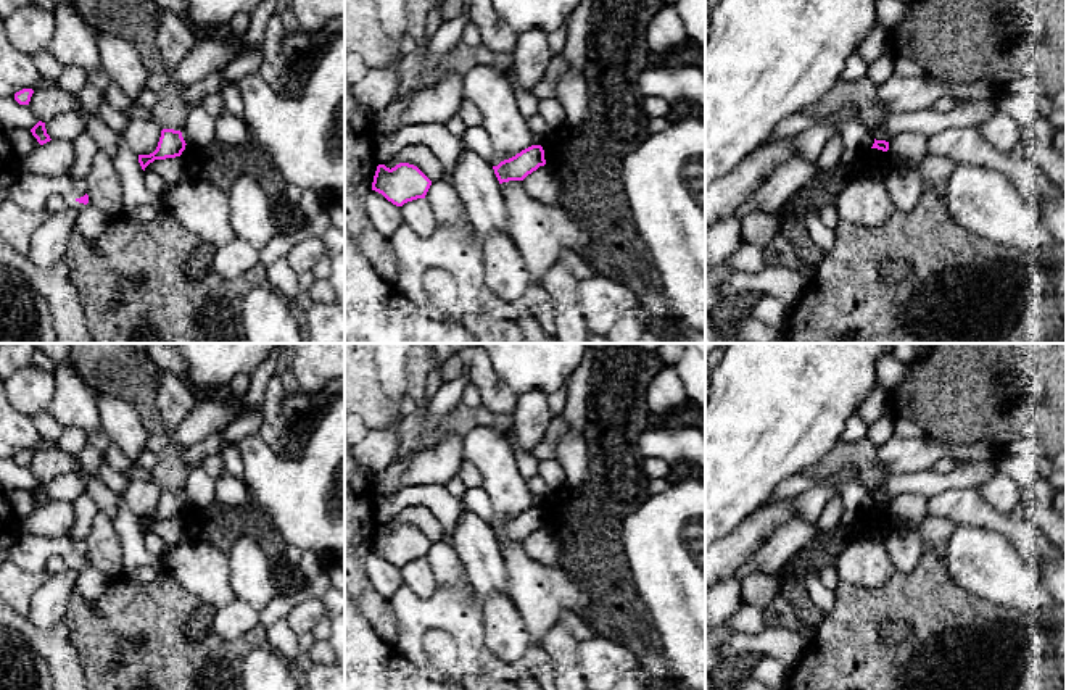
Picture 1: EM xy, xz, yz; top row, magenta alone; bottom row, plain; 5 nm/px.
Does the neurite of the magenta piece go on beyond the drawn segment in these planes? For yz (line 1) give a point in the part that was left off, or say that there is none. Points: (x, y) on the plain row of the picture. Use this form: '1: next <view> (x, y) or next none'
1: next none

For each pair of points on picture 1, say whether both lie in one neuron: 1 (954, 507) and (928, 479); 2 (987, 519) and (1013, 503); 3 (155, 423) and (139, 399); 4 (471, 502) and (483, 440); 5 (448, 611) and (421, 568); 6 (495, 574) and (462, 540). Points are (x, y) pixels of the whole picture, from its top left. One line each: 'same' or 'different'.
1: different
2: different
3: same
4: different
5: different
6: same

